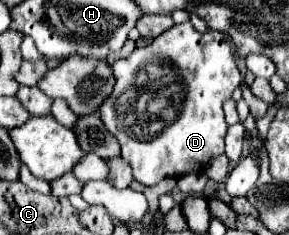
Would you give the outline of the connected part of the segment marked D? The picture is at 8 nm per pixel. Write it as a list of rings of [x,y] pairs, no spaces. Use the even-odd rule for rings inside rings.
[[[191,21],[181,23],[181,25],[173,25],[171,29],[167,29],[165,33],[161,33],[157,39],[153,39],[153,43],[137,47],[129,57],[119,59],[111,65],[113,75],[115,75],[115,85],[113,85],[113,93],[105,100],[99,109],[99,115],[105,123],[105,127],[117,137],[119,145],[121,145],[121,157],[131,165],[133,169],[133,177],[137,181],[141,181],[143,185],[157,185],[161,179],[165,177],[181,177],[187,173],[199,173],[201,169],[205,169],[205,165],[221,155],[225,151],[225,133],[227,133],[227,123],[225,123],[225,115],[223,115],[223,101],[227,97],[231,97],[233,89],[239,87],[241,83],[241,73],[237,67],[237,59],[235,59],[235,51],[231,41],[217,31],[207,31],[207,33],[199,33]],[[163,55],[169,55],[171,61],[177,65],[177,69],[181,71],[181,77],[177,77],[175,71],[175,79],[173,83],[169,83],[169,95],[163,93],[161,99],[153,99],[153,95],[149,97],[137,97],[137,103],[133,105],[133,111],[129,111],[127,115],[119,115],[117,113],[117,103],[115,97],[117,93],[123,93],[125,89],[133,87],[135,81],[135,73],[139,71],[141,65],[149,63],[149,61],[163,61]]]

